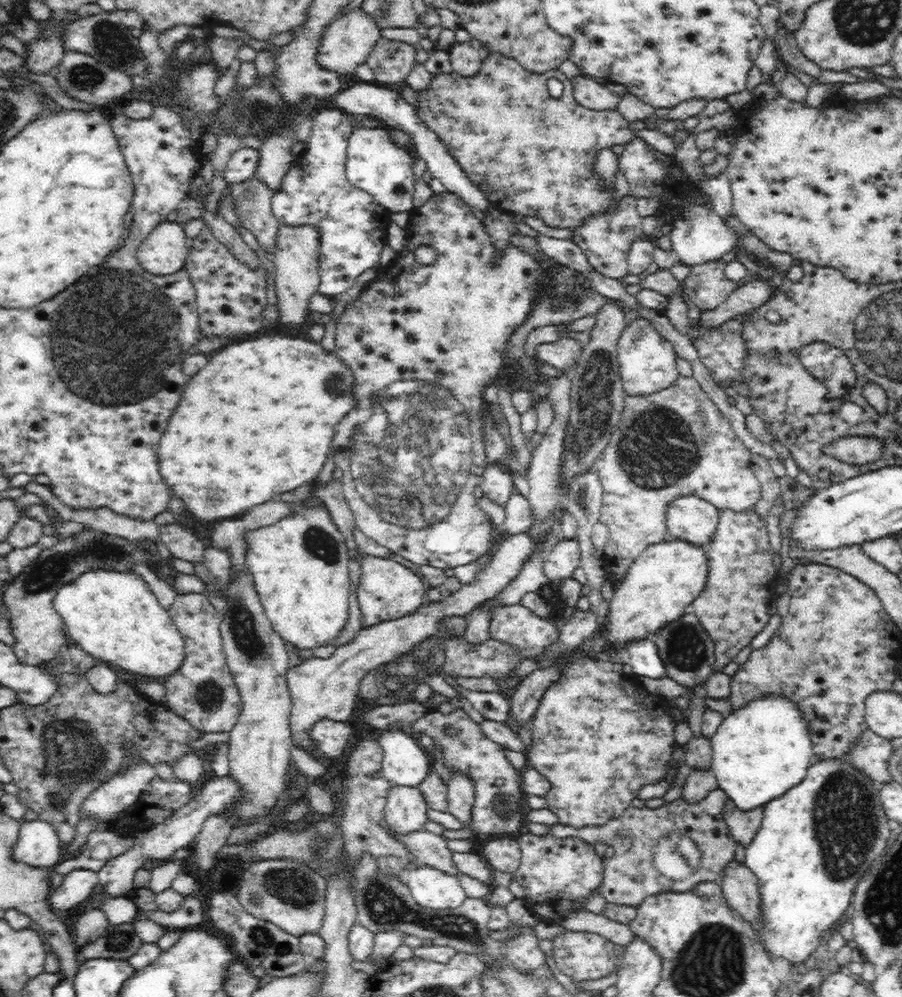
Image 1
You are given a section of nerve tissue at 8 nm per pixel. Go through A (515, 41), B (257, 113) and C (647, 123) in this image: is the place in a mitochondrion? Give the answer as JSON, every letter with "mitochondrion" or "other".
{"A":"other","B":"mitochondrion","C":"other"}

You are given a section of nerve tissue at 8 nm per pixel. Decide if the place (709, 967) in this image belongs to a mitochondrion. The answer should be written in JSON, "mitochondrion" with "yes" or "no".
{"mitochondrion":"yes"}

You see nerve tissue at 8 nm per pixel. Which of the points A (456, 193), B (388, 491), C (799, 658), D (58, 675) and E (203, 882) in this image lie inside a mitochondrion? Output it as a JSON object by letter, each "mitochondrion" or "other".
{"A":"other","B":"mitochondrion","C":"mitochondrion","D":"other","E":"other"}

